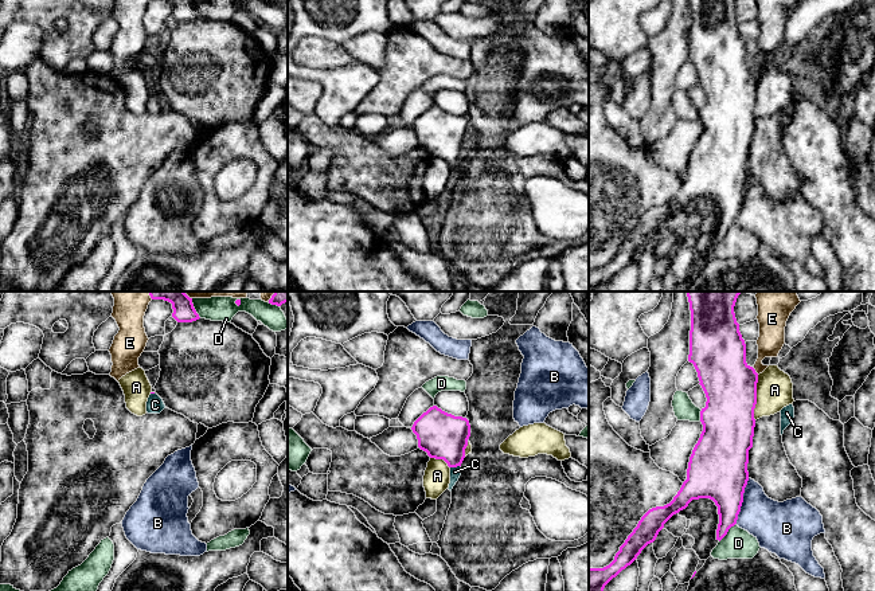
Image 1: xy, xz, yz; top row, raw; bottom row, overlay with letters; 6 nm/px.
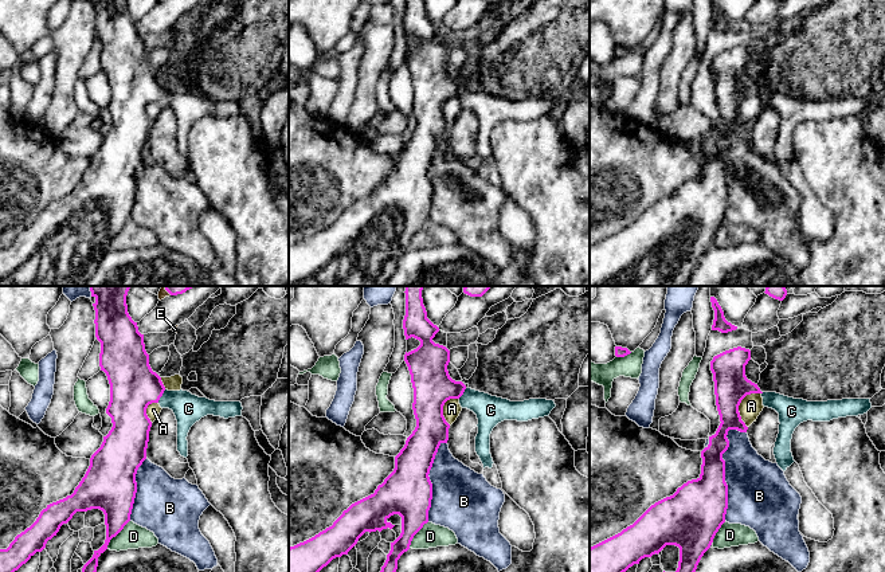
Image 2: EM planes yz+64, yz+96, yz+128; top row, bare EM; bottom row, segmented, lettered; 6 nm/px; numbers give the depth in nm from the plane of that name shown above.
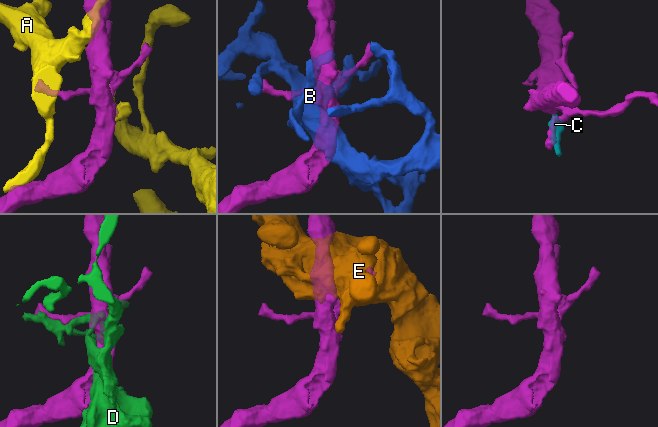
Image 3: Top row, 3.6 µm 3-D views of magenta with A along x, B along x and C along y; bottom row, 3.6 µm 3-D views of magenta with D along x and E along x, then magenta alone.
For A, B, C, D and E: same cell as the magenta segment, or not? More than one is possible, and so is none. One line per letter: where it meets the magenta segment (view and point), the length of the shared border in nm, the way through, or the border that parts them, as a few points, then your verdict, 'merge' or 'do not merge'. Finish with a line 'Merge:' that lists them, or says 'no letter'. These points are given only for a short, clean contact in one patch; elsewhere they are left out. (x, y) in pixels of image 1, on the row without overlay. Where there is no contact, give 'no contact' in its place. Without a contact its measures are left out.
A: yz (756, 97) | 280 nm | do not merge
B: yz (742, 200) | 280 nm | do not merge
C: xz (454, 165) | 70 nm | across xz (442, 134), (452, 148), (454, 165), (454, 171) | merge
D: yz (727, 230) | 160 nm | do not merge
E: yz (754, 70) | 60 nm | do not merge
Merge: C

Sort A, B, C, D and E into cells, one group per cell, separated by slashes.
A / B / C / D / E

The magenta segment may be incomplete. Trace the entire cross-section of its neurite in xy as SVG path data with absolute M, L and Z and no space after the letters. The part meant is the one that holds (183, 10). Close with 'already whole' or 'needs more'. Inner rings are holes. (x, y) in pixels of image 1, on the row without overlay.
M168 0L172 3L172 16L177 21L192 21L199 19L199 13L196 12L192 0Z; already whole

